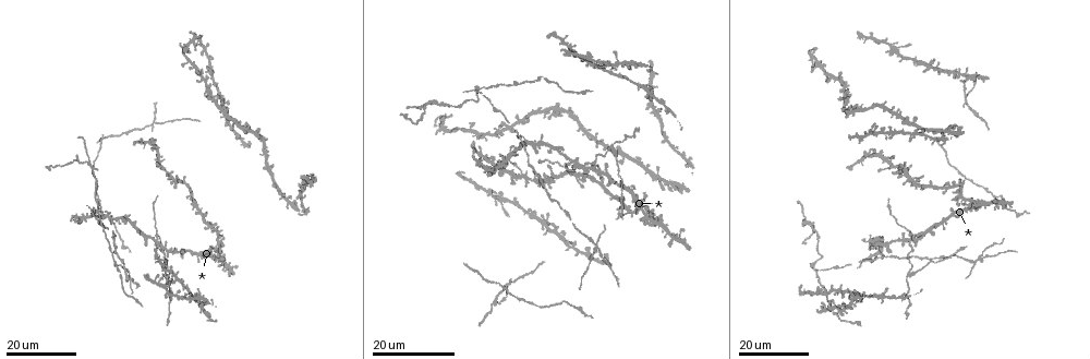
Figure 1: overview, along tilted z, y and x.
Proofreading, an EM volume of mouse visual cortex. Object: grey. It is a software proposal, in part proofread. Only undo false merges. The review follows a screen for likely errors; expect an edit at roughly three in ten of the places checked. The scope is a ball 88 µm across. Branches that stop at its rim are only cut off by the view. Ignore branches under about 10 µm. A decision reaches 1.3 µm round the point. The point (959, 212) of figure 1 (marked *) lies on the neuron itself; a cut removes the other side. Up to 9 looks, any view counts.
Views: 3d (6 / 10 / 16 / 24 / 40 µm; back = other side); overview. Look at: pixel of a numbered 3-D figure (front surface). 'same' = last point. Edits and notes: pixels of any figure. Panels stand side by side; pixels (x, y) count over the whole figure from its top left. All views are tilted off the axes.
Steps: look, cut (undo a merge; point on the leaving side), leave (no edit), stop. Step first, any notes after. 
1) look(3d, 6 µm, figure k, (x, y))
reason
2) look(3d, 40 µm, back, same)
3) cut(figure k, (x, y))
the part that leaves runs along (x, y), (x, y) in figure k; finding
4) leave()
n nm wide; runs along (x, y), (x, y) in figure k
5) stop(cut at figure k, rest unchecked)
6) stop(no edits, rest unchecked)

look(3d, 16 µm, figure 1, (910, 240))
four or more arms meet

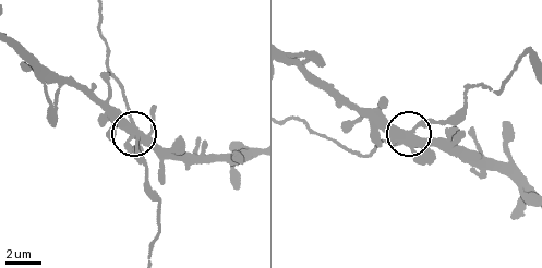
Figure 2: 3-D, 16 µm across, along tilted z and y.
look(3d, 6 µm, figure 2, (138, 135))
closer look

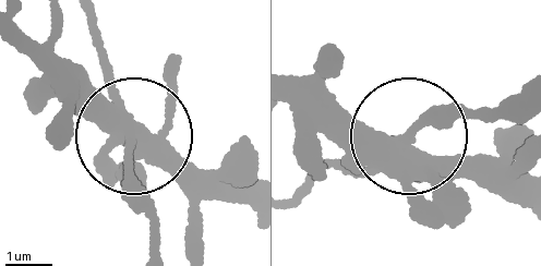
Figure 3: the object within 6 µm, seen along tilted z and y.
look(3d, 6 µm, back, figure 3, (408, 138))

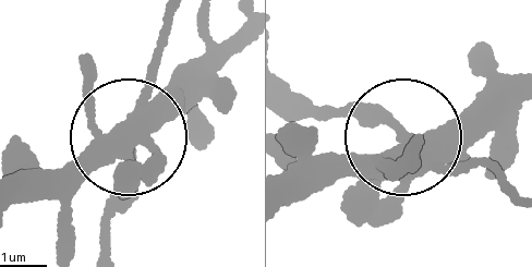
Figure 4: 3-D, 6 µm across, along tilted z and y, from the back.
leave()
350 nm wide; runs along (288, 198), (402, 141), (376, 119), (299, 98) in figure 4; all the same neuron

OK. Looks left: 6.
look(3d, 24 µm, figure 1, (613, 146))
side arm on a straight run

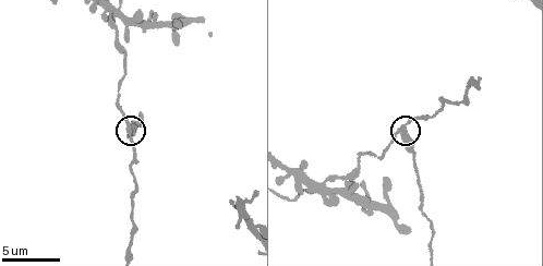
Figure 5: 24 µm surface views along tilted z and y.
look(3d, 10 µm, figure 5, (129, 131))

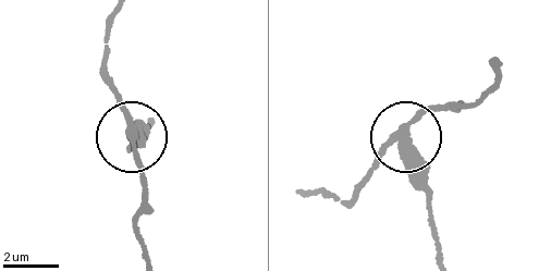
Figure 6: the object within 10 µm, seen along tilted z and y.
cut(figure 6, (425, 174))
the part that leaves runs along (403, 143), (420, 174), (437, 251) in figure 6; two neurons meet here

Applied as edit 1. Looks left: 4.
look(3d, 24 µm, figure 1, (974, 259))
narrows sharply

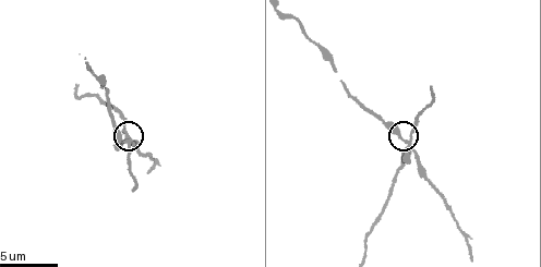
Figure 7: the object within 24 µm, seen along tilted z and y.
look(3d, 10 µm, figure 7, (404, 140))

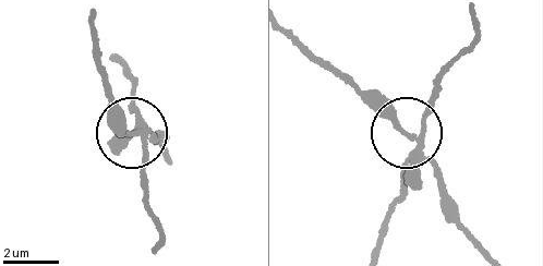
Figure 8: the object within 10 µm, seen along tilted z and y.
cut(figure 8, (145, 165))
3 arms; the part that leaves runs along (137, 132), (131, 80), (116, 61) in figure 8; a second neuron is stuck on

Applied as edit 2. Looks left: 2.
stop(cut at figure 6, cut at figure 8, rest unchecked)

